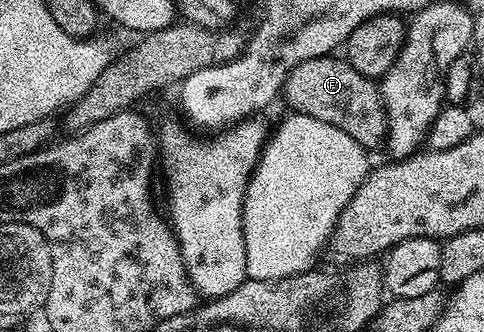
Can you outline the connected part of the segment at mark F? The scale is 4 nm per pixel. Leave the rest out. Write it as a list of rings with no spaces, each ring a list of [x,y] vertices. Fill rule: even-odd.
[[[329,55],[318,59],[306,59],[306,63],[298,63],[294,71],[284,80],[282,88],[283,100],[288,100],[288,109],[304,115],[310,115],[322,123],[330,123],[330,127],[338,127],[338,131],[346,131],[364,150],[373,151],[385,144],[388,135],[388,120],[384,104],[380,98],[380,86],[373,78],[358,75],[354,67],[343,56]]]

